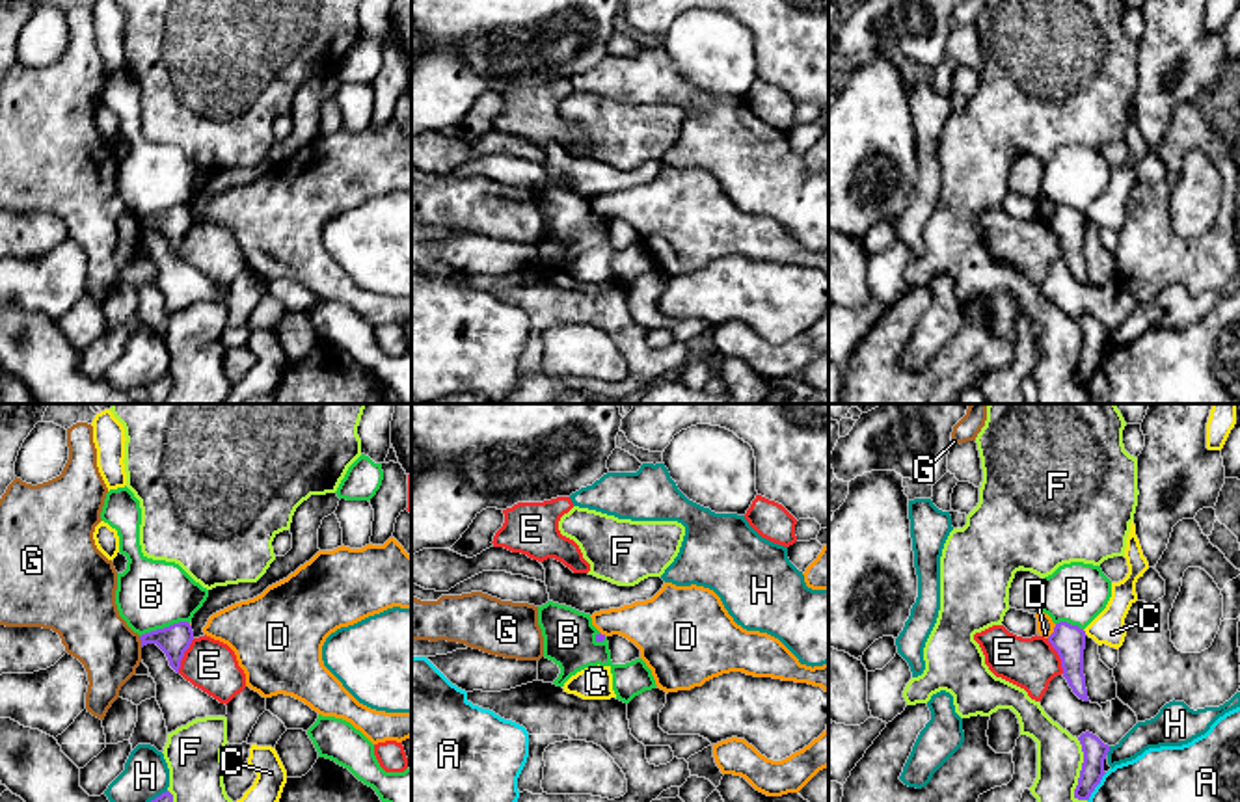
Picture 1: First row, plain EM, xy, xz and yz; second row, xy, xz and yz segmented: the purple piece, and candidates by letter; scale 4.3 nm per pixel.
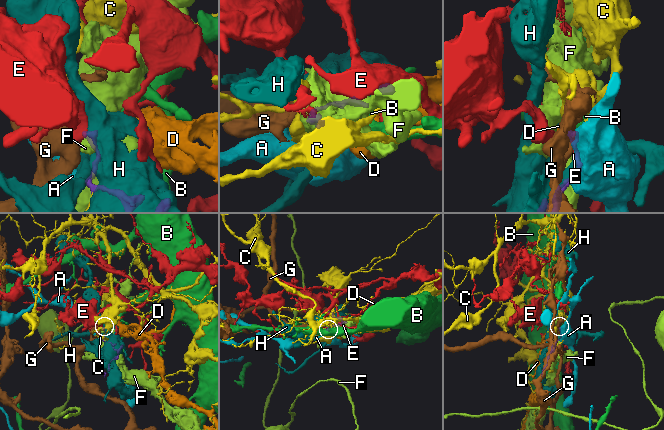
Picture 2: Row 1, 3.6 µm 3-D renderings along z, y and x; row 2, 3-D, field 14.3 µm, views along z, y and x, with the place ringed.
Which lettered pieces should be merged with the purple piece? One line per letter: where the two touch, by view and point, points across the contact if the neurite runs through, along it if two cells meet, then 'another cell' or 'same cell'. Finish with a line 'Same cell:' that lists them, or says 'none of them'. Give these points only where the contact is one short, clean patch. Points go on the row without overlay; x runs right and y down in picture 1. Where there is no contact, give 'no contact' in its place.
A: meets purple in yz at (1095, 369); border along yz (1106, 356), (1088, 384); another cell
B: meets purple in xy at (164, 211); border along xy (188, 205), (174, 205), (146, 214), (140, 220); another cell
C: meets purple in yz at (1084, 216); same cell
D: meets purple in yz at (1054, 214); border along yz (1056, 207), (1047, 220); another cell
E: meets purple in xy at (183, 239); border along xy (194, 222), (177, 255); another cell
F: meets purple in yz at (1080, 356); another cell
G: meets purple in xy at (142, 226); border along xy (138, 220), (142, 229); another cell
H: meets purple in yz at (1108, 334); another cell
Same cell: C

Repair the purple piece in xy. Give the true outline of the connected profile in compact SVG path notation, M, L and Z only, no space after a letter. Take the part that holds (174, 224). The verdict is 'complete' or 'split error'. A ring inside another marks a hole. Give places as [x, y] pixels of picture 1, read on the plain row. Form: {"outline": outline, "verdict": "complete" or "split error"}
{"outline": "M179 205L164 212L156 212L140 220L142 231L156 227L168 240L169 249L179 257L184 234L194 223L194 214L188 205Z", "verdict": "complete"}

